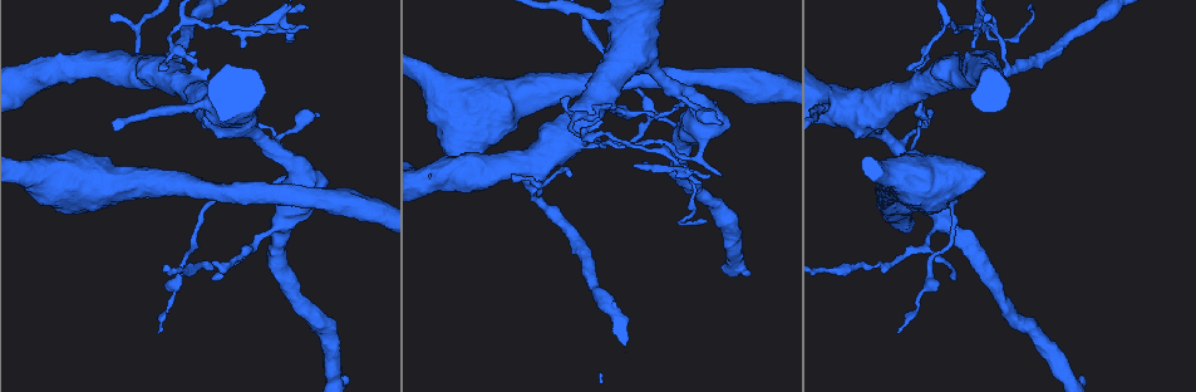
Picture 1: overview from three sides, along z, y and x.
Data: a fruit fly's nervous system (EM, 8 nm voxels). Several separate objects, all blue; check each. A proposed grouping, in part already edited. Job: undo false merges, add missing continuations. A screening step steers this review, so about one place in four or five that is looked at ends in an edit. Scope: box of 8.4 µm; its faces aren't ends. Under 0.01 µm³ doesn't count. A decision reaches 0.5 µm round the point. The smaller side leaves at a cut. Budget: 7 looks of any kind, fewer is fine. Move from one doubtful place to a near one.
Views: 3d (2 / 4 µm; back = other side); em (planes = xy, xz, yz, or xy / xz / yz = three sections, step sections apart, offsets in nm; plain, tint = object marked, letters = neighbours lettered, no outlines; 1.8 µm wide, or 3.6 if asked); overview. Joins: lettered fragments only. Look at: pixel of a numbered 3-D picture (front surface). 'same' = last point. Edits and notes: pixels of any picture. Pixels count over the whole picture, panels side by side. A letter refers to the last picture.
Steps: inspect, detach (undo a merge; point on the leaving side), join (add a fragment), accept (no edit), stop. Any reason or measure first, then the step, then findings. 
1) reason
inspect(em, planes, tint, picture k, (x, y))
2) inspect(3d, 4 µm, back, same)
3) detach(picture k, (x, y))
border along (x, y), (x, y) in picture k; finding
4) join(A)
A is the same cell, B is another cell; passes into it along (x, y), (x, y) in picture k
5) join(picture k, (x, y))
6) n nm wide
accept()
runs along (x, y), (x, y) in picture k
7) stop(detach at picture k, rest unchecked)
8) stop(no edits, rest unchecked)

thin end
inspect(3d, 4 µm, picture 1, (899, 333))

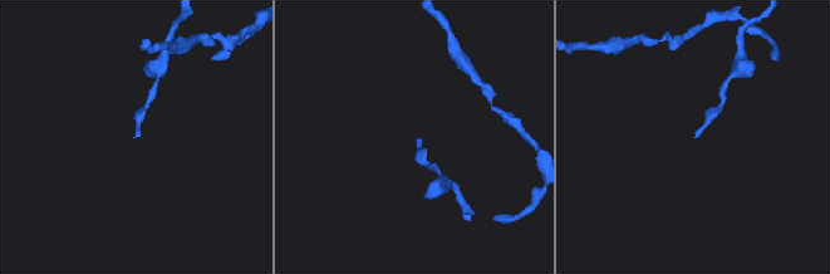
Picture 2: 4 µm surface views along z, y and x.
shape alone is not enough
inspect(em, planes, tint, picture 2, (694, 137))

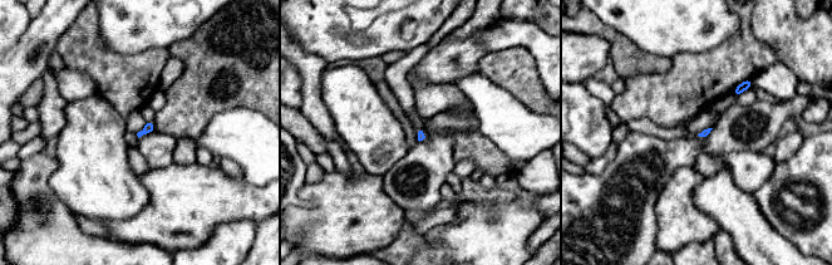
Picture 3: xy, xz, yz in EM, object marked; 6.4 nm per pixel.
what lies round it
inspect(em, planes, letters, same)

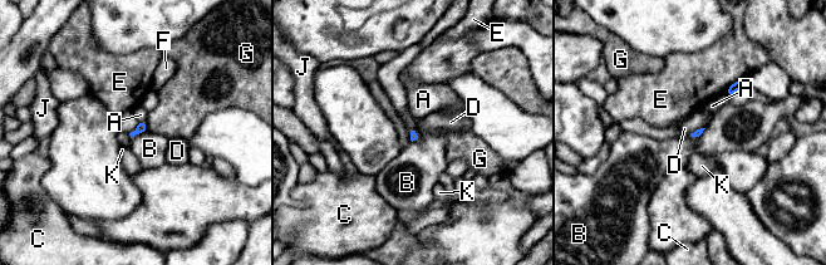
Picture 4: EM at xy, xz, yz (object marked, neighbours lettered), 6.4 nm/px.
accept()
A, B, C, D, E, F, G, J and K are other cells; border along (147, 129), (136, 133), (131, 138) in picture 4; none of them fits

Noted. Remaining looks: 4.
closes a loop
inspect(3d, 2 µm, back, picture 1, (899, 150))

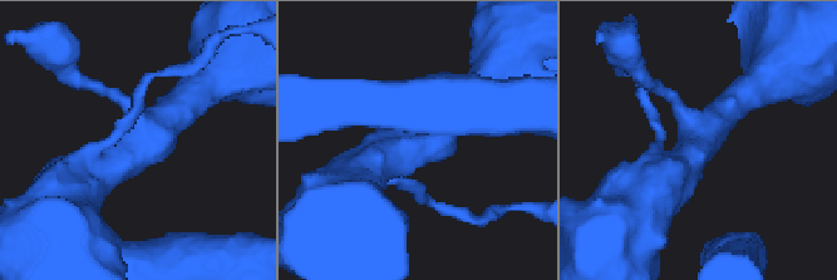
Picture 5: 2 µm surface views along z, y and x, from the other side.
need the tissue
inspect(em, planes, letters, picture 5, (430, 138))

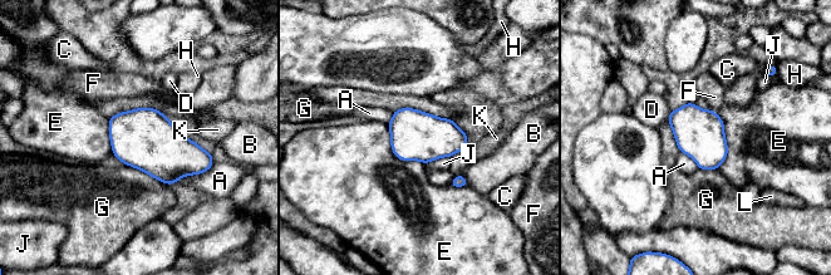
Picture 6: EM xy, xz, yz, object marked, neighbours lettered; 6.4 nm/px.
320 nm wide
accept()
A, B, C, D, E, F, G, H, J, K and L are other cells; border along (215, 162), (177, 181) in picture 6; all the same cell

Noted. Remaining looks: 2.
small branch off a trunk
inspect(em, planes, letters, picture 1, (611, 102))

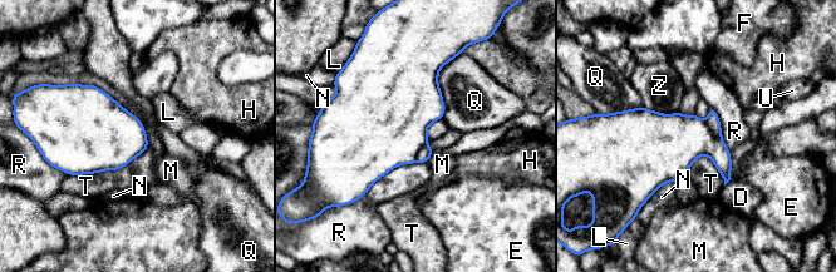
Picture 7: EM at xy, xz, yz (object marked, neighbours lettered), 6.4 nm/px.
accept()
D, E, F, H, L, M, N, Q, R, T, U and Z are other cells; border along (148, 147), (121, 168), (68, 176) in picture 7; one cell here

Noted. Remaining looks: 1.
stop(no edits, rest unchecked)

